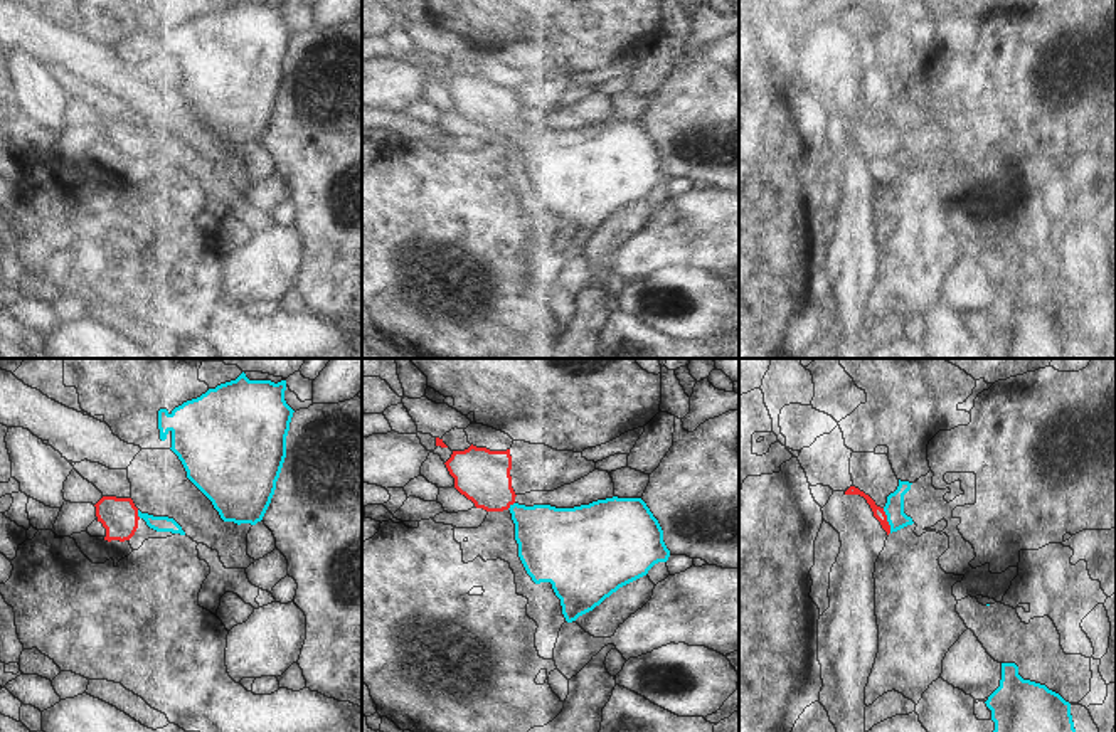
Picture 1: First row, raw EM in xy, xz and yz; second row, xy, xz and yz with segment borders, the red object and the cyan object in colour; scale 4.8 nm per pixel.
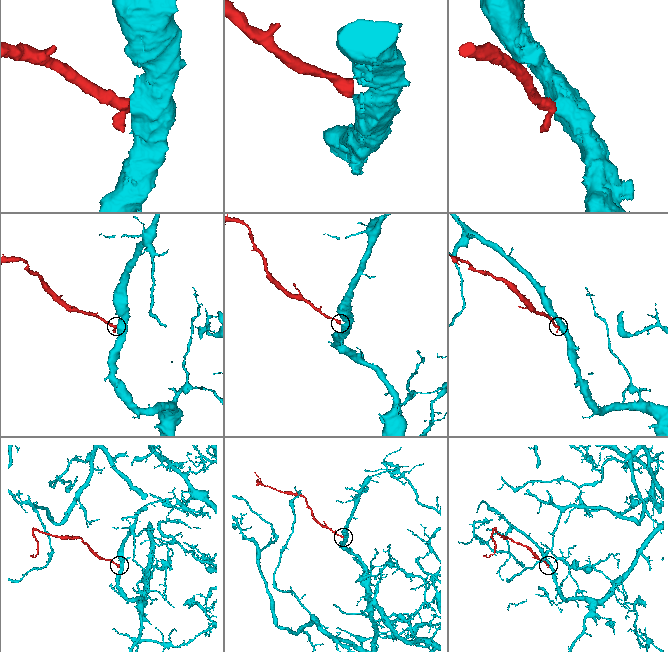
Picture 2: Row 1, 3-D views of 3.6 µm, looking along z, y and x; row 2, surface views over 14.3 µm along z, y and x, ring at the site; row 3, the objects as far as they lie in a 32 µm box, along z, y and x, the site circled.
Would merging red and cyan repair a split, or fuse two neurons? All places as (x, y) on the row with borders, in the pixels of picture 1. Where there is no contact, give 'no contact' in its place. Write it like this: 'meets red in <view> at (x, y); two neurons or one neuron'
meets red in yz at (886, 520); one neuron

